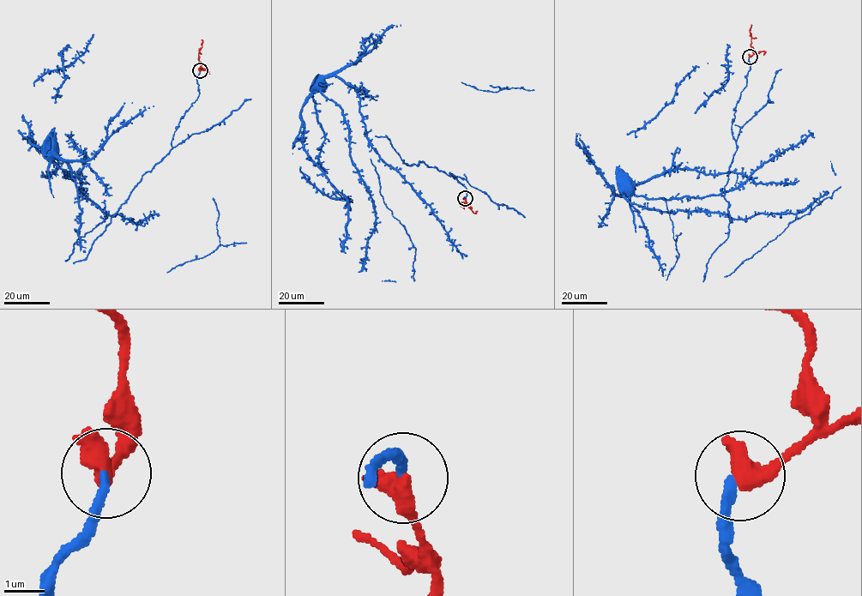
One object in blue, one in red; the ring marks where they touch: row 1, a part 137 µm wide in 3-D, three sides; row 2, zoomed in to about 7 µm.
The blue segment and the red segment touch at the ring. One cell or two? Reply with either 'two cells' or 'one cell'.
one cell

